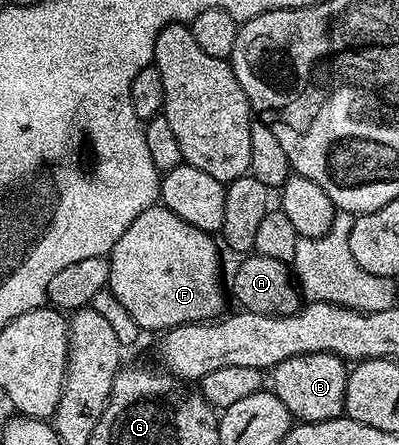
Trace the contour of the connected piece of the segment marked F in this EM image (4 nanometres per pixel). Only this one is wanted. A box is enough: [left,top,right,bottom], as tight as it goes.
[109,203,225,331]

